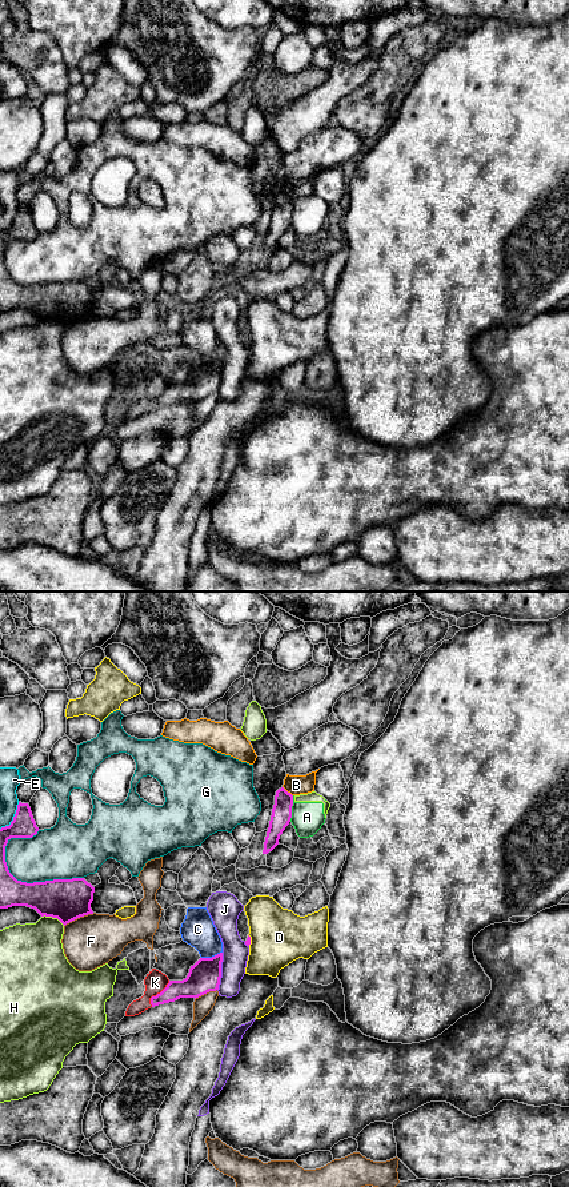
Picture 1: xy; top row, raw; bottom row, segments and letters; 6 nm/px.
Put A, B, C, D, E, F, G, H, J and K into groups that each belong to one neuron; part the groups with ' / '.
A H / B / C / D / E / F / G / J / K

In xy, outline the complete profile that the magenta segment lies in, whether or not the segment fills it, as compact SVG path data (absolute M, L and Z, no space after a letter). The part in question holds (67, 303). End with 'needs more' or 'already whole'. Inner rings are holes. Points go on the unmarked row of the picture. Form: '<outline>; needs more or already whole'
M19 205L16 217L9 229L0 232L0 312L27 309L35 312L41 320L57 321L64 329L80 320L93 317L91 306L95 290L84 281L53 282L27 286L17 284L8 273L5 249L11 241L32 241L39 234L28 206Z; already whole

